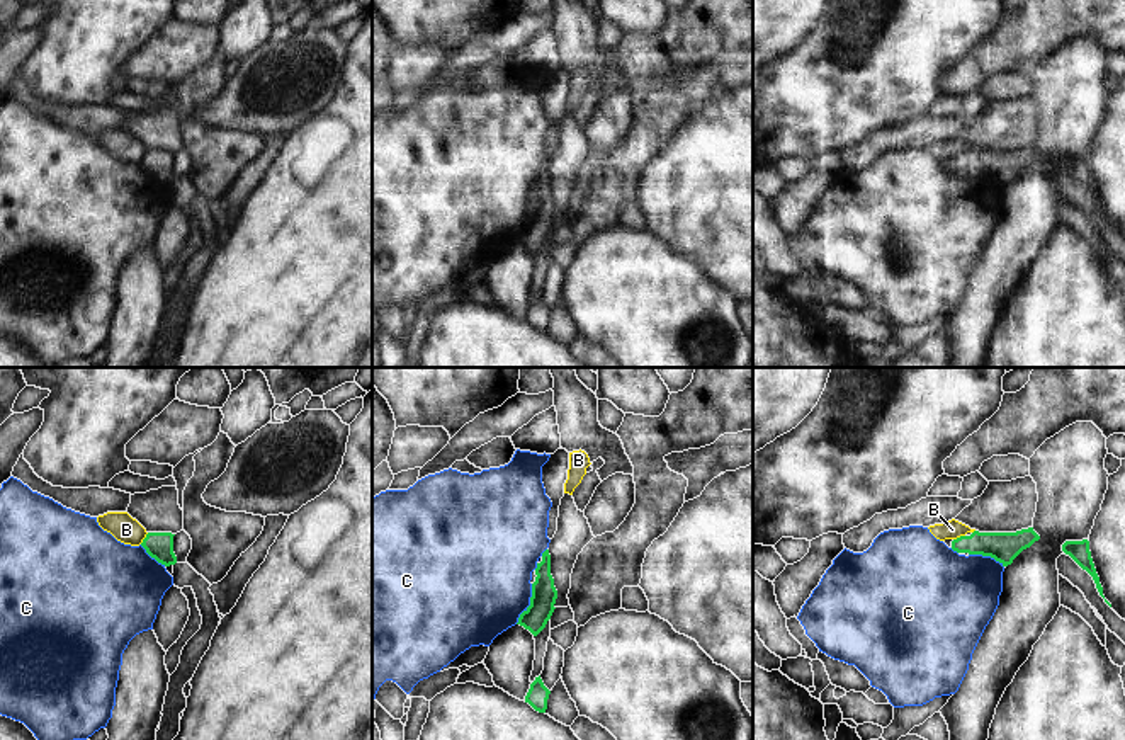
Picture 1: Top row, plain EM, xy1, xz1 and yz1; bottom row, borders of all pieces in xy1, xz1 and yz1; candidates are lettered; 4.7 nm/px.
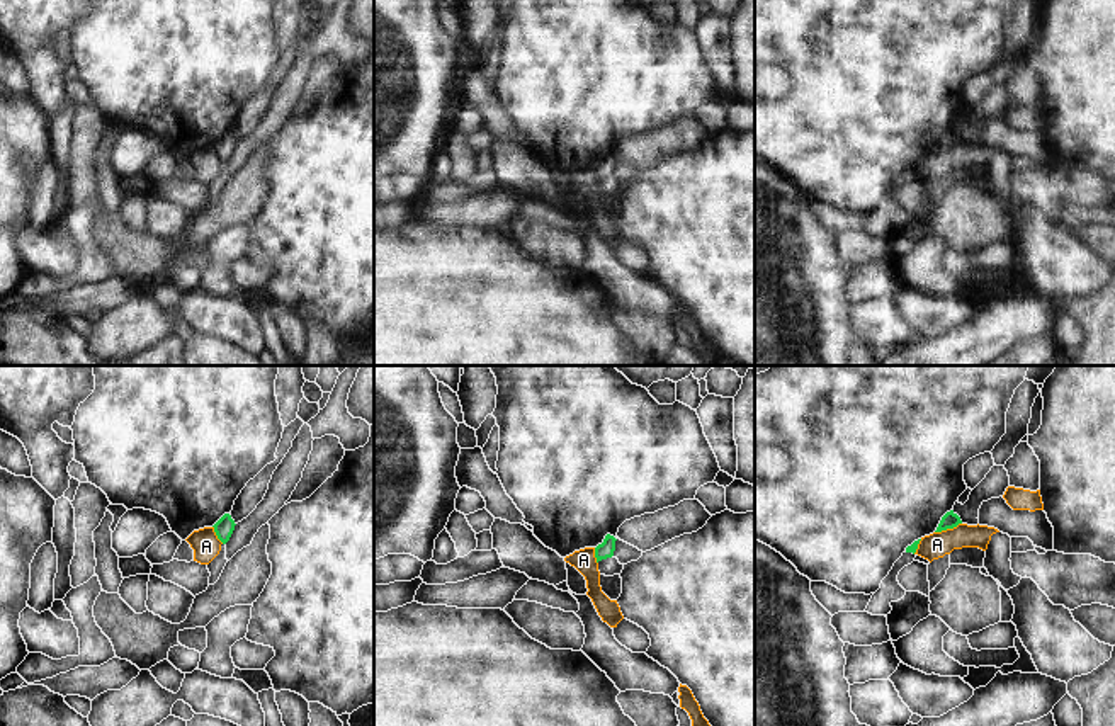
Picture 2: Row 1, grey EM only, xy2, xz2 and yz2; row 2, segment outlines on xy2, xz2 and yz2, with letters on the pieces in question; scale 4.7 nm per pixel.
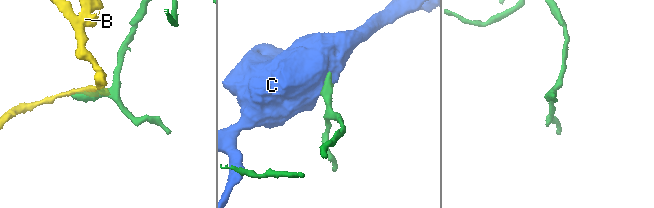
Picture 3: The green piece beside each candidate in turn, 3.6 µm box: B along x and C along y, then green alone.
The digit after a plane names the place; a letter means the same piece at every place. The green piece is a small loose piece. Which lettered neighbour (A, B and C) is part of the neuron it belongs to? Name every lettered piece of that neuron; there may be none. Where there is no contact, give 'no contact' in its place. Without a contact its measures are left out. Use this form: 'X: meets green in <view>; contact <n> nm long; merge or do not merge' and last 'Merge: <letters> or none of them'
A: meets green in yz2; contact 140 nm long; do not merge
B: meets green in xy1; contact 70 nm long; do not merge
C: meets green in xz1; contact 200 nm long; do not merge
Merge: none of them

